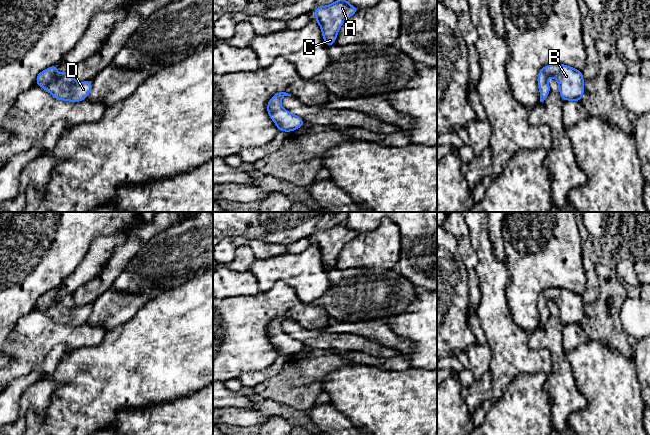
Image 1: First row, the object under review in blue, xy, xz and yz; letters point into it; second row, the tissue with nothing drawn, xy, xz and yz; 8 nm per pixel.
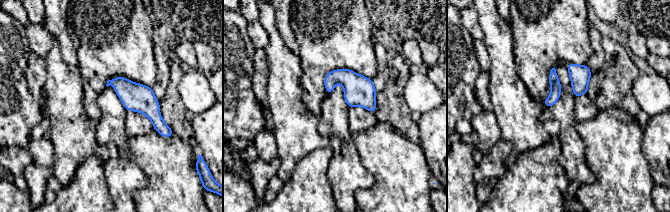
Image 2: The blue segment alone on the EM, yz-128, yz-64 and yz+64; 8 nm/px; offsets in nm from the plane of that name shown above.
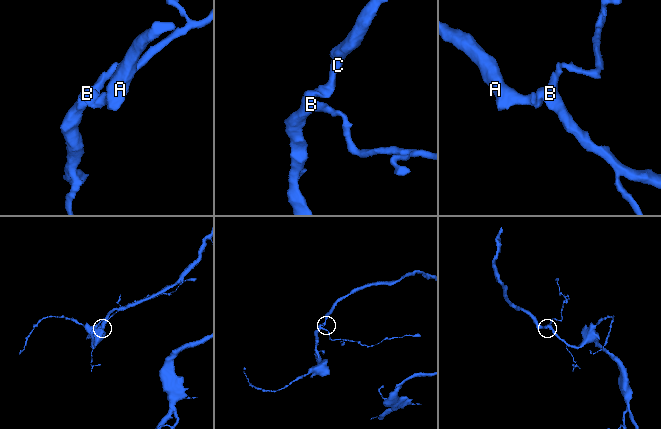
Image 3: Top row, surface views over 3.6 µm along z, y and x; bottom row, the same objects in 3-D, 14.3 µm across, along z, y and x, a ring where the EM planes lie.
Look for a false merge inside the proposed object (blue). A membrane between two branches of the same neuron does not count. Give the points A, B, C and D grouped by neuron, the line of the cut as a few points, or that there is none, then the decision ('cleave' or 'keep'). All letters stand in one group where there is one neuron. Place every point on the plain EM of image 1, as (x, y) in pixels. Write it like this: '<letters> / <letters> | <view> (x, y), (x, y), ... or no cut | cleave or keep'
A B C D | no cut | keep

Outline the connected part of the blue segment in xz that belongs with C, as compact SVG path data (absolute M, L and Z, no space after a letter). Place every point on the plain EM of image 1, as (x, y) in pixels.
M341 222L331 229L319 230L314 234L316 246L320 249L324 266L327 270L335 268L337 257L343 246L359 233L350 229L346 222Z

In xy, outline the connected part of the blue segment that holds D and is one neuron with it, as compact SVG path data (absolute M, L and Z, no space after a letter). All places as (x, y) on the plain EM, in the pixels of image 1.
M58 289L41 295L36 303L36 309L43 311L55 323L80 326L87 322L92 313L92 305L76 307L73 297L64 295L56 303Z

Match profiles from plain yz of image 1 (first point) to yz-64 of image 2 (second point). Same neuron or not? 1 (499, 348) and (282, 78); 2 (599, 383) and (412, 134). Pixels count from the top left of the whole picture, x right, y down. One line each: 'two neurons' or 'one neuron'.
1: one neuron
2: two neurons

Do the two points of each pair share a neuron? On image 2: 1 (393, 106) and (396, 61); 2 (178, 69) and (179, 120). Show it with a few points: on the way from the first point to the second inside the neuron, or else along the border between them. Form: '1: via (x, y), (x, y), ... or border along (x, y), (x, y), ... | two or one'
1: via (393, 95), (401, 72) | one
2: via (174, 82), (173, 107) | one

